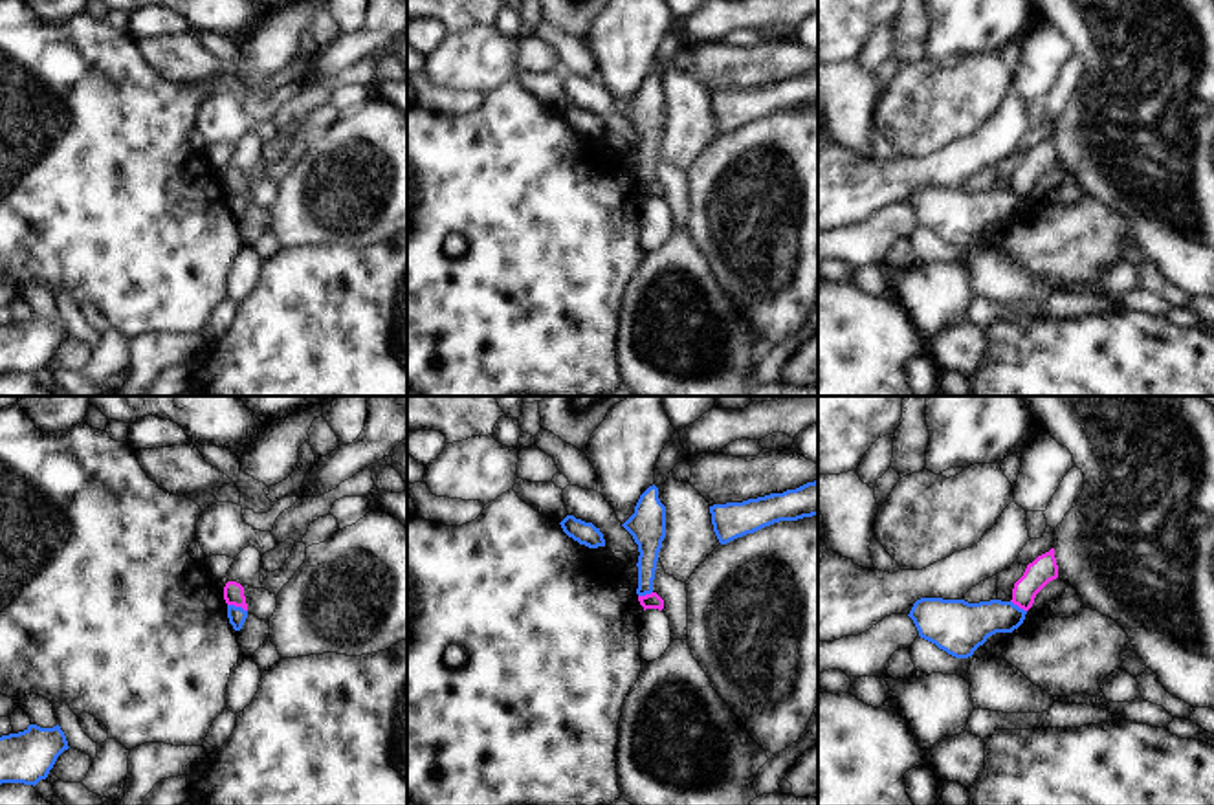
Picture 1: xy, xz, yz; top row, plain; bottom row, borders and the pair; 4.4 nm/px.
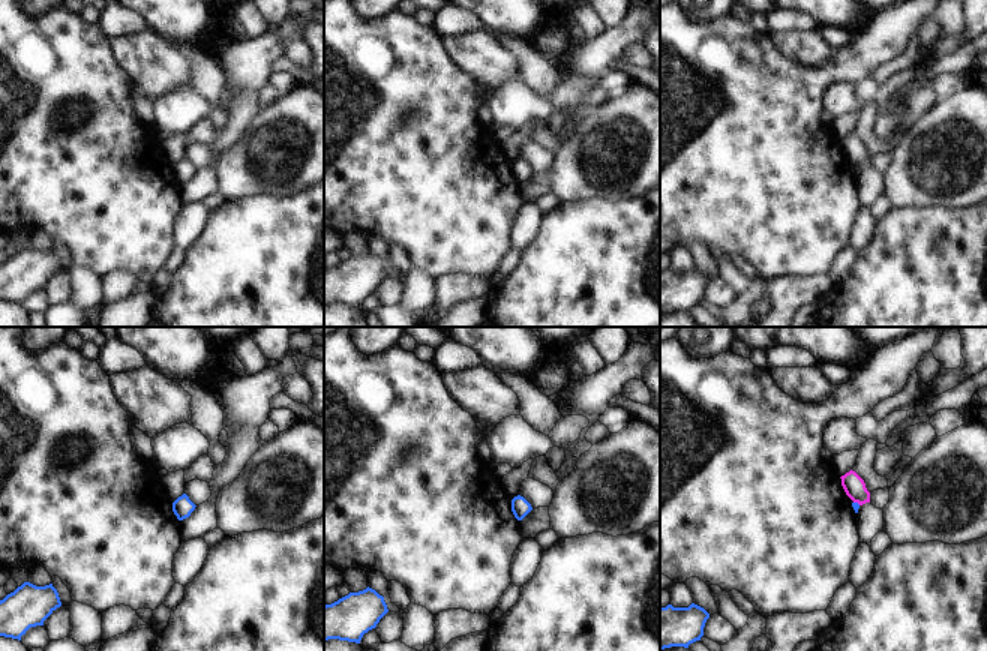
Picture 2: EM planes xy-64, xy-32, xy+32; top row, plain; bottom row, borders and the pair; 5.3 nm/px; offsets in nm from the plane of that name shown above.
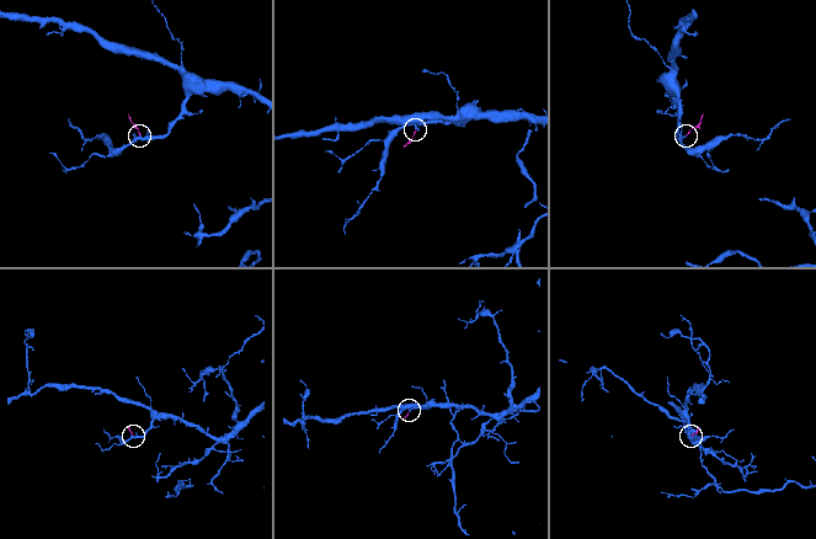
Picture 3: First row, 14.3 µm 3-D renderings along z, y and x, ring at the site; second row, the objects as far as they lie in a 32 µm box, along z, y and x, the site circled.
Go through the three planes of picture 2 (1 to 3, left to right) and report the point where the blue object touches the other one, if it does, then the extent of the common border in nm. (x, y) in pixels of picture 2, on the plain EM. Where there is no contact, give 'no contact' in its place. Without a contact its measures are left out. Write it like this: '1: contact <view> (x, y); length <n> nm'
1: no contact
2: no contact
3: contact xy+32 (857, 165); length 40 nm

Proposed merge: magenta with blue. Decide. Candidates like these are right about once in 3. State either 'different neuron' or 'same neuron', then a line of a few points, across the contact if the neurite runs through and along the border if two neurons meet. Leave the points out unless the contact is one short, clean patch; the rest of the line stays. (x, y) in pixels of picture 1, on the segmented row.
different neuron; line xy (228, 604), (241, 606), (246, 611)

